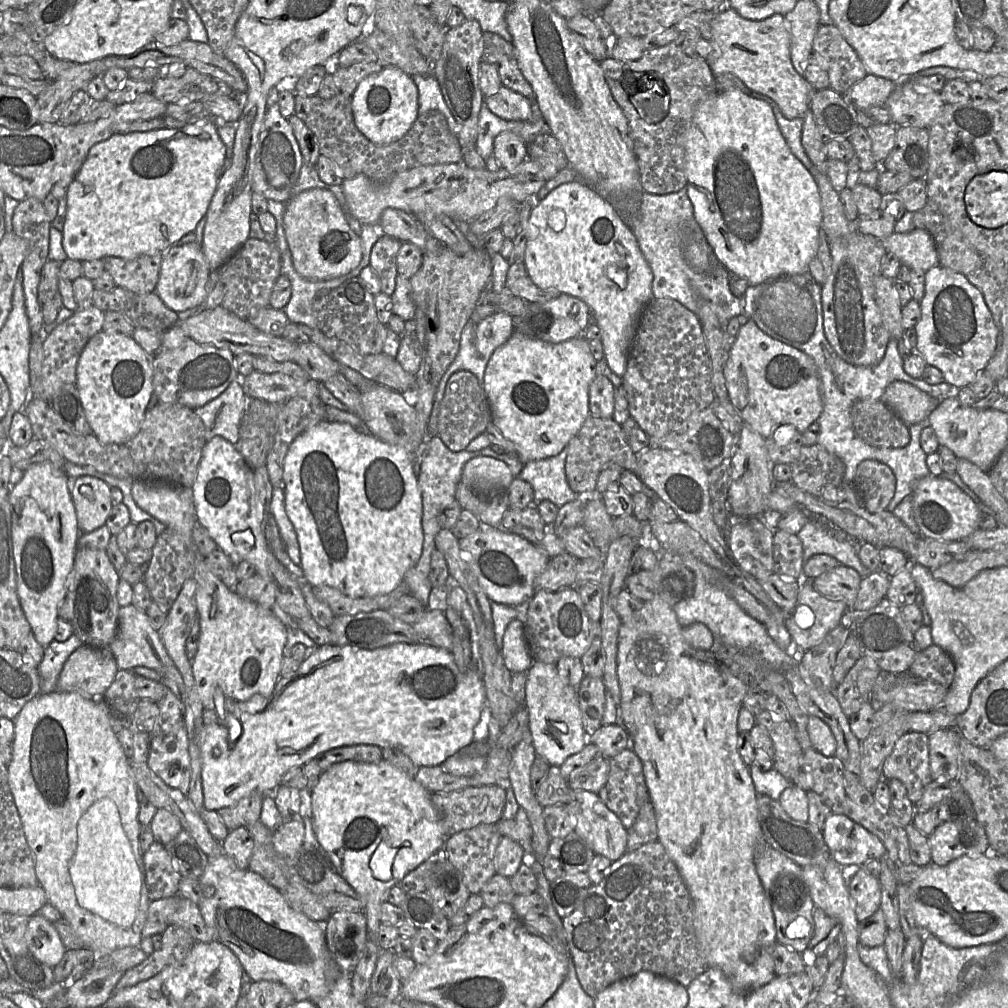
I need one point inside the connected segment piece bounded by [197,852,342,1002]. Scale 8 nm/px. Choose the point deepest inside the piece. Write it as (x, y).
(272, 941)

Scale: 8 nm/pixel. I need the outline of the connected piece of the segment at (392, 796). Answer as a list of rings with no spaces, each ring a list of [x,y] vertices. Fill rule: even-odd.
[[[383,759],[378,763],[365,763],[349,760],[333,764],[330,768],[320,774],[317,784],[309,792],[313,829],[316,838],[321,847],[328,853],[330,861],[332,862],[336,872],[343,879],[345,879],[345,881],[347,881],[359,895],[364,898],[365,916],[367,923],[367,940],[373,940],[377,944],[378,931],[381,924],[381,905],[387,901],[391,888],[394,885],[399,884],[408,872],[415,869],[422,862],[428,860],[435,853],[443,851],[444,844],[447,840],[447,836],[443,829],[443,820],[436,808],[433,806],[430,799],[430,794],[430,792],[424,789],[414,779],[410,778],[406,773]]]

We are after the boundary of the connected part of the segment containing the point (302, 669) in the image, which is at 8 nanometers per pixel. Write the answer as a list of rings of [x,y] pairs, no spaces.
[[[395,643],[376,649],[342,648],[333,645],[319,646],[314,653],[301,663],[294,676],[278,679],[271,697],[266,698],[260,694],[255,694],[249,700],[236,704],[235,715],[233,716],[240,722],[242,732],[235,742],[232,743],[229,740],[226,716],[225,718],[218,718],[218,723],[204,725],[200,746],[203,806],[207,810],[217,811],[235,805],[241,798],[252,792],[260,792],[265,795],[273,794],[288,770],[293,767],[302,767],[305,763],[316,759],[326,751],[342,746],[370,744],[380,748],[397,748],[419,767],[440,766],[446,759],[474,741],[475,729],[481,720],[485,705],[486,696],[482,677],[473,670],[461,672],[455,664],[451,651],[416,643]]]

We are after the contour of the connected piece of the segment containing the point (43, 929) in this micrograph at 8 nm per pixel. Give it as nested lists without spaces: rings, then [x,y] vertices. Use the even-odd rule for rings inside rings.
[[[38,913],[29,917],[25,938],[31,953],[52,969],[67,950],[53,923]]]

